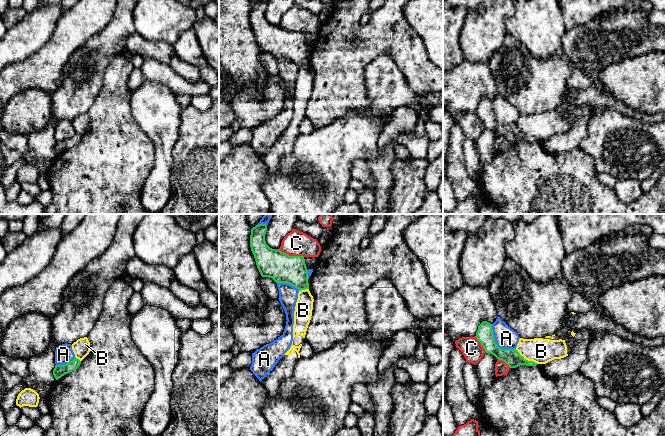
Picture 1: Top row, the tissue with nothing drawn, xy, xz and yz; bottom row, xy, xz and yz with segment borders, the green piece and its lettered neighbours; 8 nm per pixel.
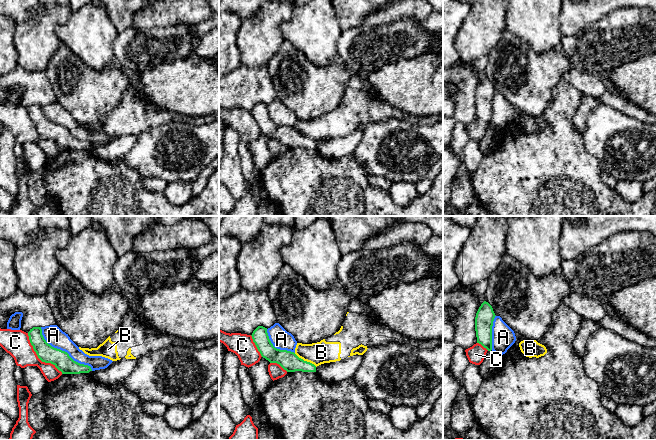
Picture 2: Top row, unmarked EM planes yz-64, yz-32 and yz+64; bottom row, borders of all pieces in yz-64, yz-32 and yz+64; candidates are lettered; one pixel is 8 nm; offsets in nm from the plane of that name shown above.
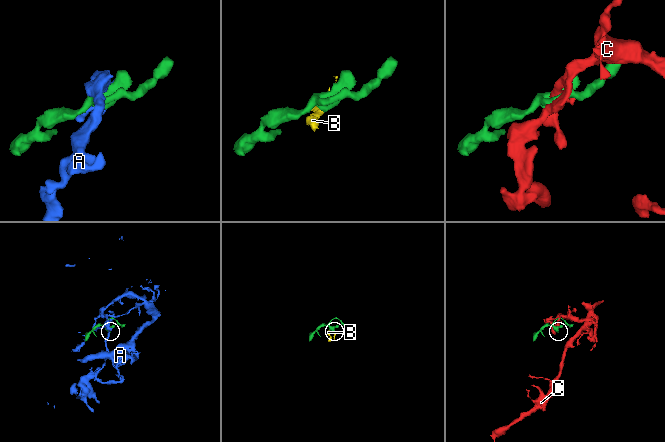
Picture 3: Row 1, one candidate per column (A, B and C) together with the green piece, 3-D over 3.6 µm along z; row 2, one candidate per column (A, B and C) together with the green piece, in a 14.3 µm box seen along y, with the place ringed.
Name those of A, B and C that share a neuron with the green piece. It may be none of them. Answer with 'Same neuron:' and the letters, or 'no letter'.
Same neuron: B

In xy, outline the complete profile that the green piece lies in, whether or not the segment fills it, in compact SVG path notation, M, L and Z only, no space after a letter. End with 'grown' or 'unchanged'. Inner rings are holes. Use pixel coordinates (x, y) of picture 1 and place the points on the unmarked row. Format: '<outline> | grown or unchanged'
M87 113L80 114L76 118L72 120L72 126L75 130L75 134L63 141L55 141L53 146L53 151L56 156L68 150L74 146L76 146L81 137L89 130L90 128L90 118Z | grown

